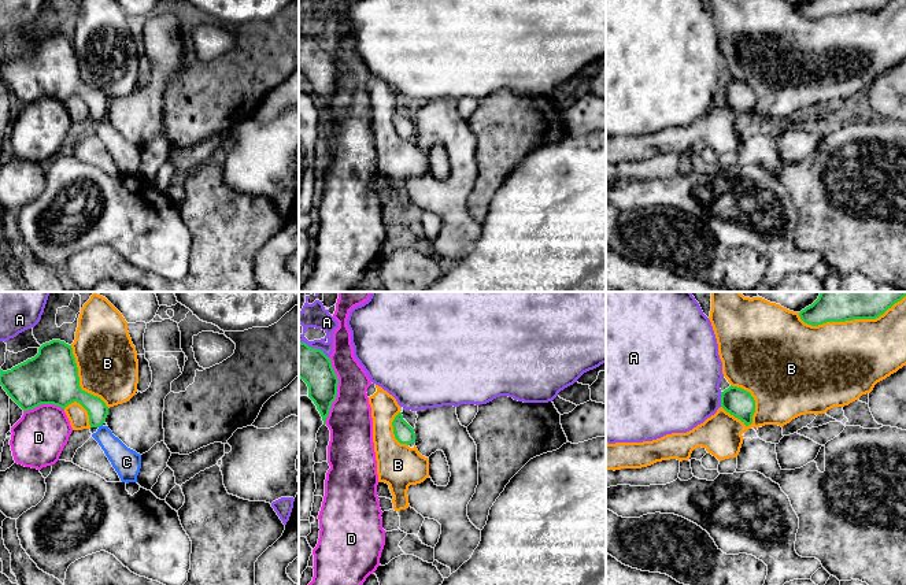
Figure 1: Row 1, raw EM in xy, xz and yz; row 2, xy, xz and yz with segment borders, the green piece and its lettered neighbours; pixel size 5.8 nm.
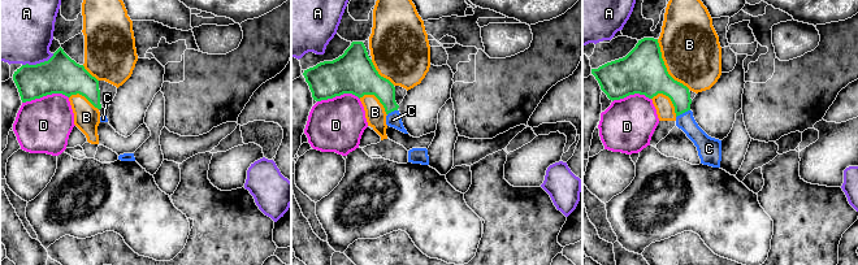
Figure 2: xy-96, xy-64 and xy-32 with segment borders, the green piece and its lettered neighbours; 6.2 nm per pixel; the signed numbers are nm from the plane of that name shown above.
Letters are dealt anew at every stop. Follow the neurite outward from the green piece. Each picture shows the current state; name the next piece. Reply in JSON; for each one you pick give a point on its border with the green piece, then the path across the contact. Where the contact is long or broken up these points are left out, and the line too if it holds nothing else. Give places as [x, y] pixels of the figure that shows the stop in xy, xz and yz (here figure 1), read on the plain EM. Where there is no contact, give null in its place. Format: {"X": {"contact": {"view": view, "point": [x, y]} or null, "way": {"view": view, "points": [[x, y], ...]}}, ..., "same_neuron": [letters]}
{"C": {"contact": {"view": "xy", "point": [99, 118]}, "way": {"view": "xy", "points": [[98, 104], [99, 118], [103, 129], [124, 152]]}}, "same_neuron": ["C"]}

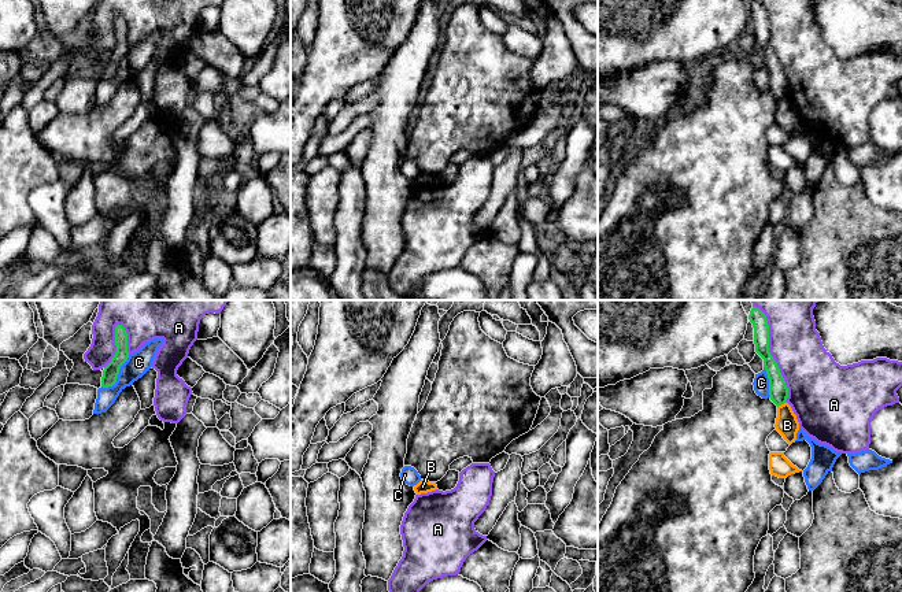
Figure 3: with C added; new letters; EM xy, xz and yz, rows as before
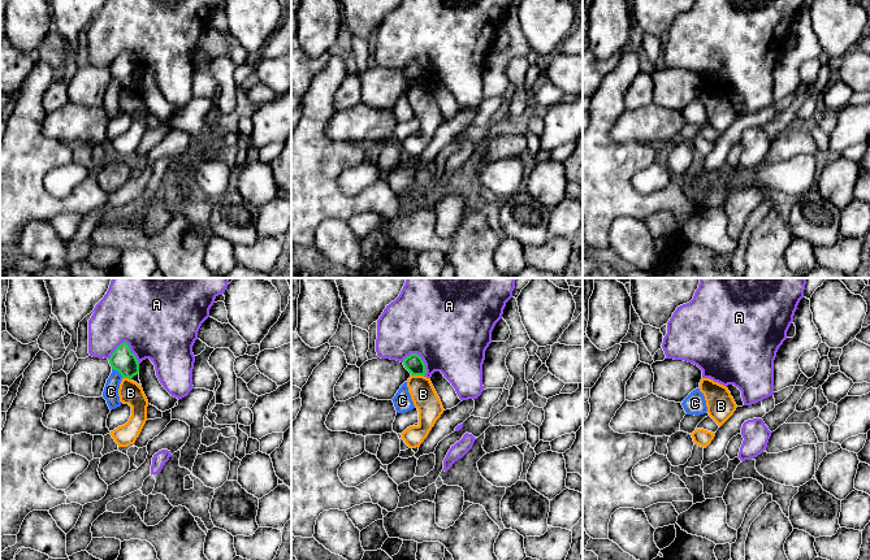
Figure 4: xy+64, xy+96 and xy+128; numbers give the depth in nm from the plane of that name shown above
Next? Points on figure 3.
{"same_neuron": []}

